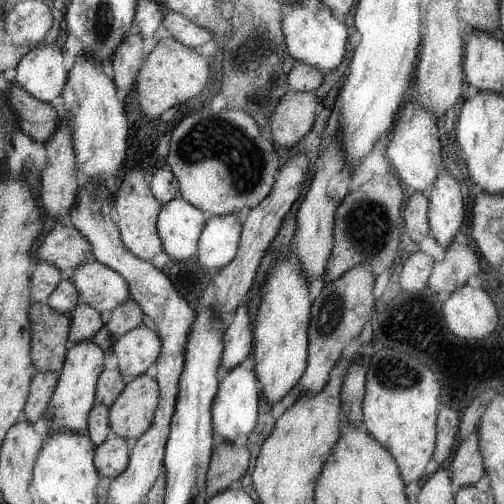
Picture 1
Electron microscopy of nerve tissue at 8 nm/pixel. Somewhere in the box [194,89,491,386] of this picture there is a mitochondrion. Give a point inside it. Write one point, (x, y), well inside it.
(367, 226)

